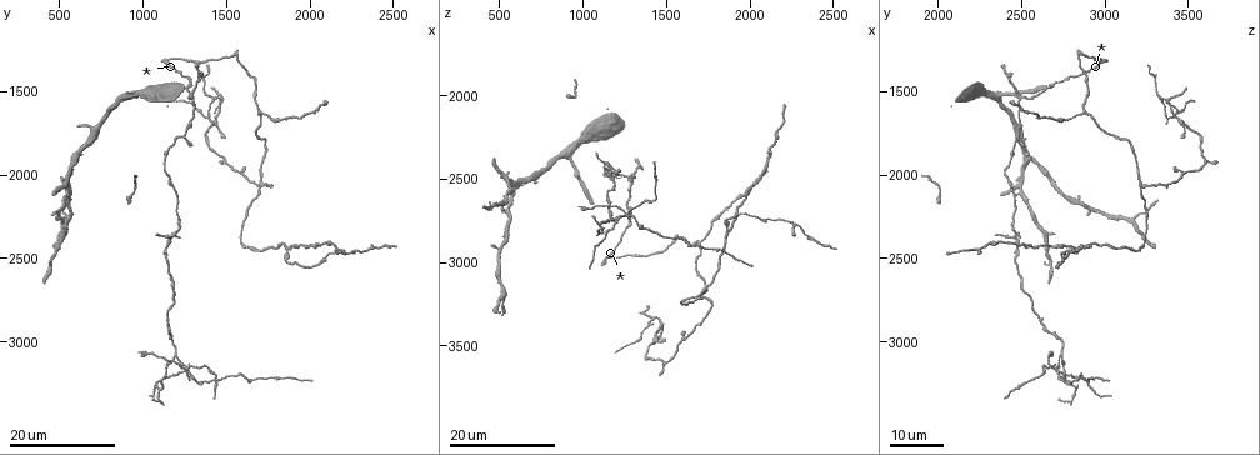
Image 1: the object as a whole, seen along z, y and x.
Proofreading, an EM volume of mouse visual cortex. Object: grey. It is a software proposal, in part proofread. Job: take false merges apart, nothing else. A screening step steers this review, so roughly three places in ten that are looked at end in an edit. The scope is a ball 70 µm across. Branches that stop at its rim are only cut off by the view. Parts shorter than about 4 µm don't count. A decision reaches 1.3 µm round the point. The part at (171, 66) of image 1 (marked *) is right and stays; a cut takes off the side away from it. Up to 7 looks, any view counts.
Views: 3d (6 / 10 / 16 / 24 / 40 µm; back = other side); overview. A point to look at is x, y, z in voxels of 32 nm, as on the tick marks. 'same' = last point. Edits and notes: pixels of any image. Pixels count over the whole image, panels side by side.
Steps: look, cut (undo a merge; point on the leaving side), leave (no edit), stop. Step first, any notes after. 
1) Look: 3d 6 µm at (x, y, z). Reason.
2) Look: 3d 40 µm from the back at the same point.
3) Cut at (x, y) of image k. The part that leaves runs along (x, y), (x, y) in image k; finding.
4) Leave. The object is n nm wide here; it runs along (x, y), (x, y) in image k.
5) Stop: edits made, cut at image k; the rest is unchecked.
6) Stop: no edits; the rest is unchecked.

Look: 3d 24 µm at (1300, 1540, 2480).

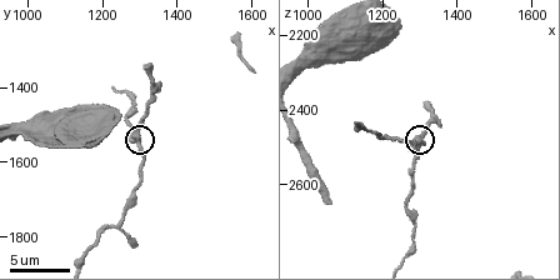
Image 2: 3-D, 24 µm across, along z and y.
Look: 3d 6 µm at the same point.

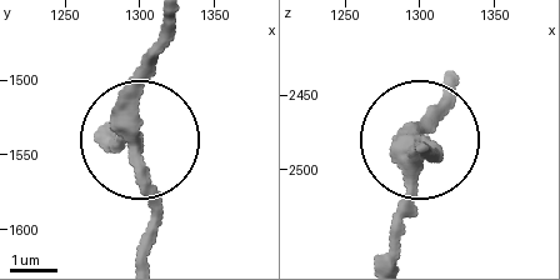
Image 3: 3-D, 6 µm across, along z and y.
Leave. It runs along (394, 253), (401, 169), (449, 78) in image 3; one neuron here.

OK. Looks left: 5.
Look: 3d 24 µm at (1880, 2460, 2800). Three arms meet.

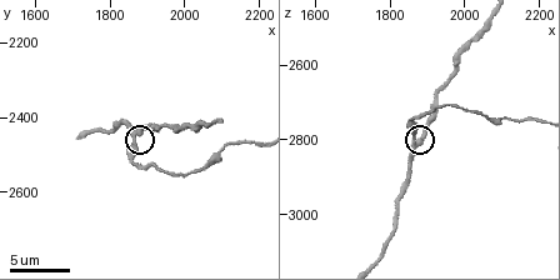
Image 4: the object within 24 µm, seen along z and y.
Look: 3d 10 µm at (1870, 2440, 2800). Closer look.

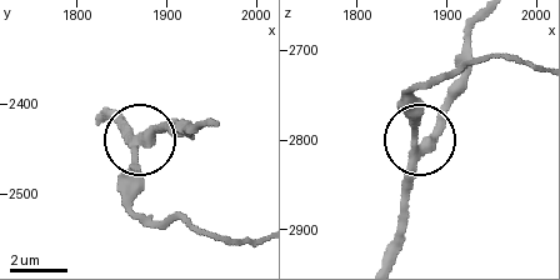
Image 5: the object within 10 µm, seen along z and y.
Look: 3d 10 µm from the back at (1870, 2445, 2800).

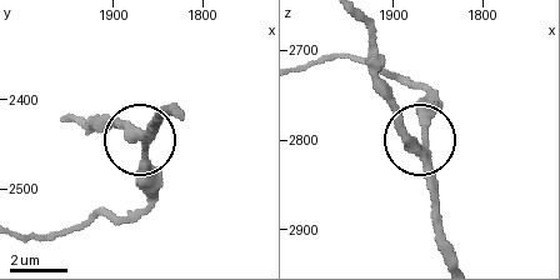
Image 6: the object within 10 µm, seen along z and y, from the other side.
Leave. 3 arms meet here; it runs along (454, 258), (423, 150), (425, 95) in image 6; all the same neuron.

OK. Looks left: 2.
Look: 3d 24 µm at (1280, 3180, 2720). Thin arm on a thick one.

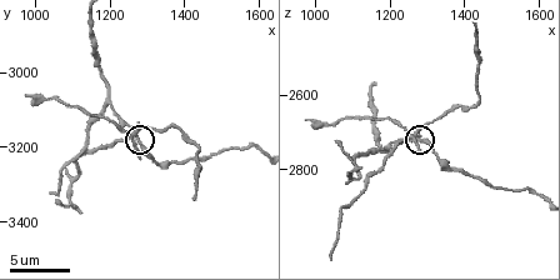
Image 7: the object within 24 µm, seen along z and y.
Look: 3d 6 µm at (1270, 3160, 2710).

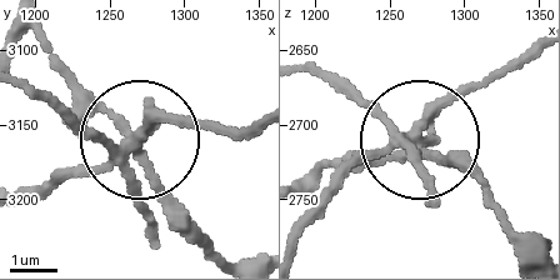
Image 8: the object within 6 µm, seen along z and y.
Cut at (139, 211) of image 8. The object is 260 nm wide here; the part that leaves runs along (130, 149), (166, 125), (250, 125) in image 8; two neurons meet here.

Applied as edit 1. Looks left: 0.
Stop: edits made, cut at image 8; the rest is unchecked.

